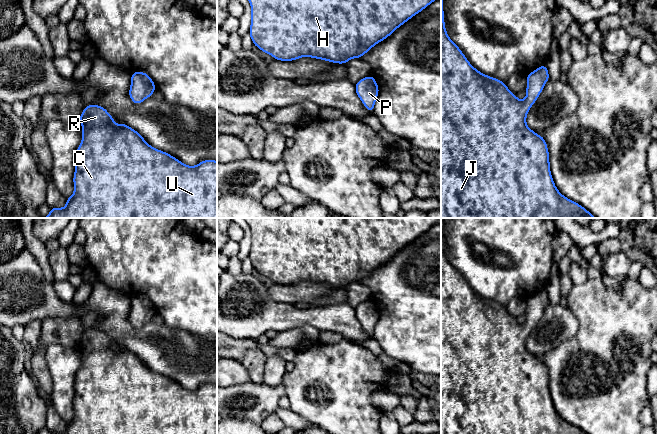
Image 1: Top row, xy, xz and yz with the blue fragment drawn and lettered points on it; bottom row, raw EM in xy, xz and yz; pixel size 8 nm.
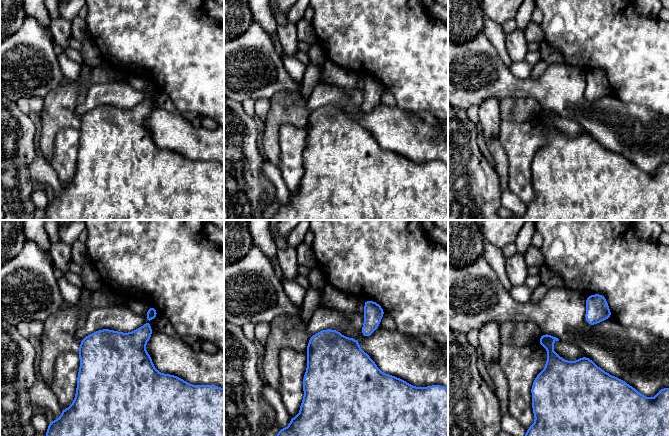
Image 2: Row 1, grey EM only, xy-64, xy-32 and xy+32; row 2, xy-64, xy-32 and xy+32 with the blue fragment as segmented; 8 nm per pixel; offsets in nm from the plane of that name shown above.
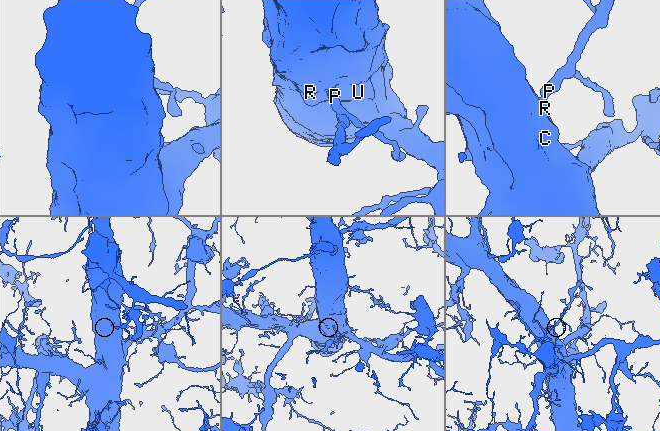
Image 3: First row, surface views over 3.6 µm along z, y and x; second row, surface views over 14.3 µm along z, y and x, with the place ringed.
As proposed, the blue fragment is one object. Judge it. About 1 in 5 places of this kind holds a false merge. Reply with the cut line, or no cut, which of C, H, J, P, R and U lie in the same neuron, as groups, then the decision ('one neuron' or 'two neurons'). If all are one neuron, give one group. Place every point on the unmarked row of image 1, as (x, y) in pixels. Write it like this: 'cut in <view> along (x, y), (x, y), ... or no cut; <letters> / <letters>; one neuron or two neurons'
no cut; C H J P R U; one neuron

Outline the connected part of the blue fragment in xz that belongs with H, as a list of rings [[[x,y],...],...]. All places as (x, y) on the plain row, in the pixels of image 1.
[[[244,218],[251,229],[249,259],[254,270],[275,284],[294,285],[311,281],[337,288],[361,282],[373,270],[388,262],[441,218]]]

